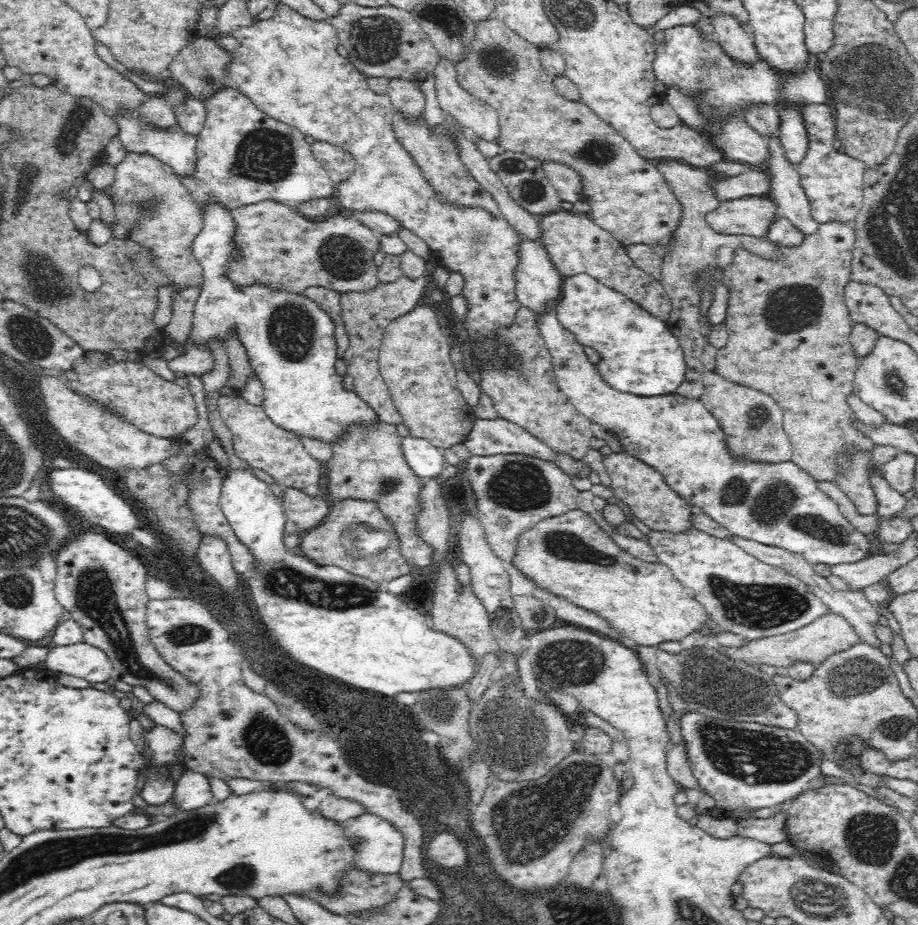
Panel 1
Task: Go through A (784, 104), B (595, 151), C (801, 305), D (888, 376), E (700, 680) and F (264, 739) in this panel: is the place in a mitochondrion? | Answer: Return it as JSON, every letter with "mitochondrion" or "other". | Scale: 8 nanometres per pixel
{"A":"other","B":"mitochondrion","C":"mitochondrion","D":"mitochondrion","E":"mitochondrion","F":"mitochondrion"}

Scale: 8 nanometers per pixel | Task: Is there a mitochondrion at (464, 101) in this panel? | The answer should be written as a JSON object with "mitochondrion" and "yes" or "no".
{"mitochondrion":"no"}

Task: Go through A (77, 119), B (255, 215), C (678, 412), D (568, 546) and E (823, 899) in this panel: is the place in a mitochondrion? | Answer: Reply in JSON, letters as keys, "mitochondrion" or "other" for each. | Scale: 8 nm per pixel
{"A":"other","B":"other","C":"other","D":"mitochondrion","E":"mitochondrion"}

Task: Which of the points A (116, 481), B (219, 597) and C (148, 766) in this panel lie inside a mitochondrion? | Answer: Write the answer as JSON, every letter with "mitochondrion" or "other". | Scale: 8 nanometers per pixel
{"A":"other","B":"other","C":"other"}

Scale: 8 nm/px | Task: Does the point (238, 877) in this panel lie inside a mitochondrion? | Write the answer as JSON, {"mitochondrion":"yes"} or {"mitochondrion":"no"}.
{"mitochondrion":"yes"}

